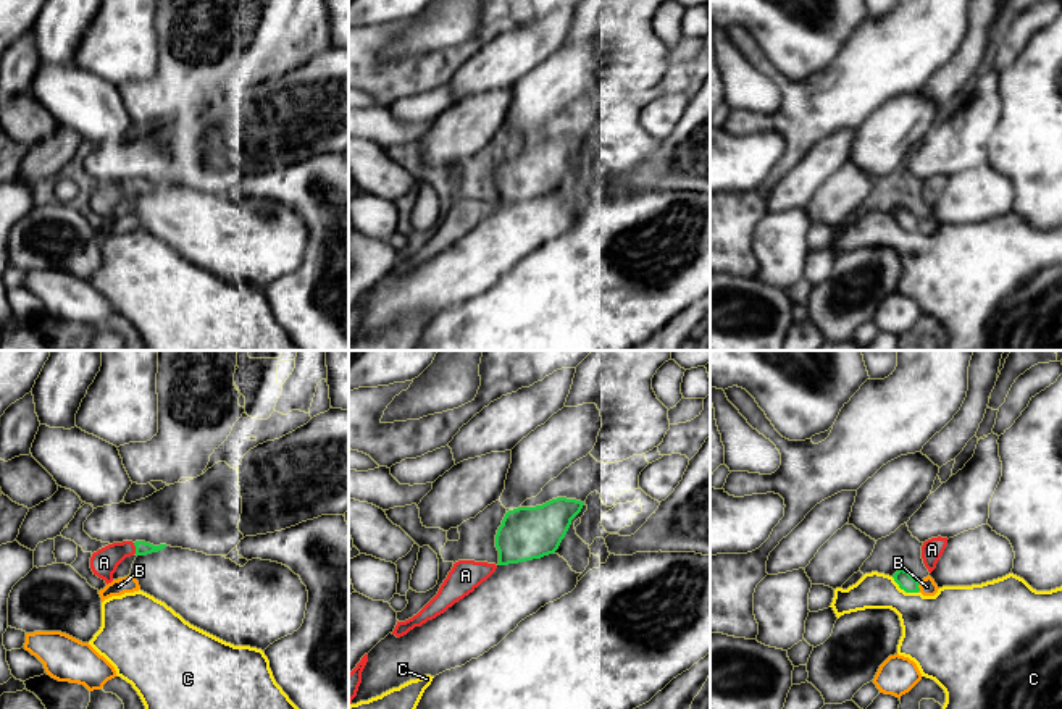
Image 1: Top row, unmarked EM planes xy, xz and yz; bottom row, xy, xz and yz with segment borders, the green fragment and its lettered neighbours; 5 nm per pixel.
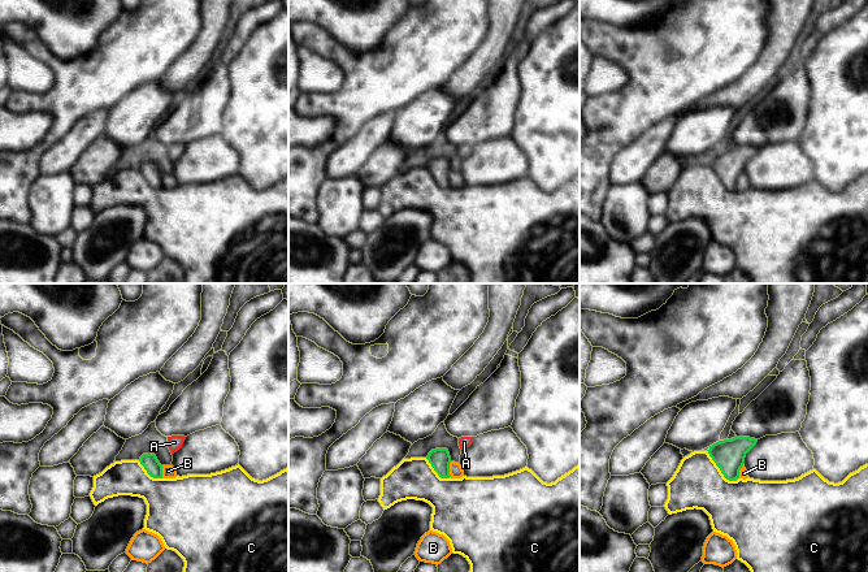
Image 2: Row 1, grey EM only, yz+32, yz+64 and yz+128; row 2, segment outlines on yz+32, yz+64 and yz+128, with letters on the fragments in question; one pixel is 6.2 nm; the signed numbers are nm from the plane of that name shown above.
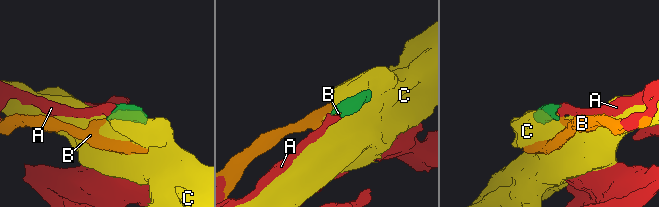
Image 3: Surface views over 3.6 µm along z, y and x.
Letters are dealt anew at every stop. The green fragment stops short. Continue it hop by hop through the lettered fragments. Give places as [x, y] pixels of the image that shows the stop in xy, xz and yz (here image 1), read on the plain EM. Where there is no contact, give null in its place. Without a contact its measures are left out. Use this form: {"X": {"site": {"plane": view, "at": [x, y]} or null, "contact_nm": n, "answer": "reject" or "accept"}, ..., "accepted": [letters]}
{"A": {"site": {"plane": "xy", "at": [136, 186]}, "contact_nm": 60, "answer": "accept"}, "B": {"site": {"plane": "yz", "at": [919, 222]}, "contact_nm": 60, "answer": "reject"}, "C": {"site": {"plane": "yz", "at": [904, 228]}, "contact_nm": 160, "answer": "reject"}, "accepted": ["A"]}

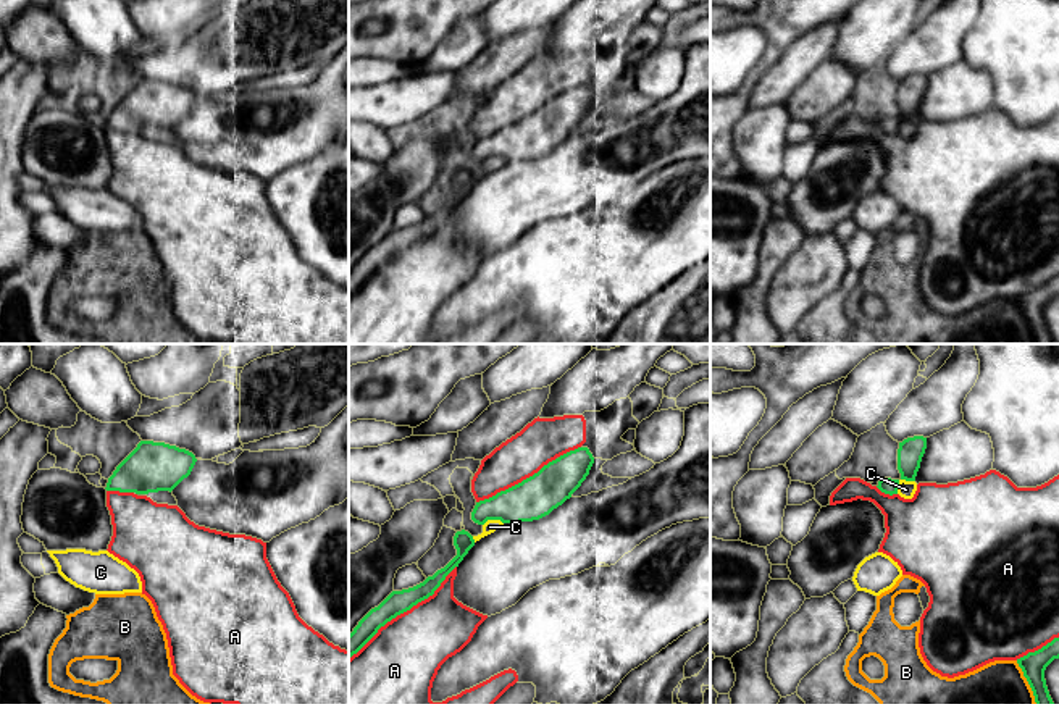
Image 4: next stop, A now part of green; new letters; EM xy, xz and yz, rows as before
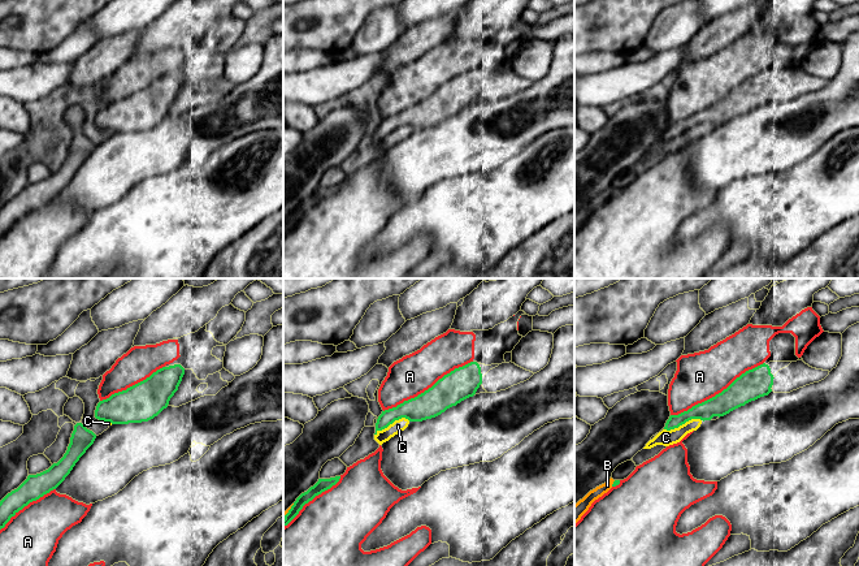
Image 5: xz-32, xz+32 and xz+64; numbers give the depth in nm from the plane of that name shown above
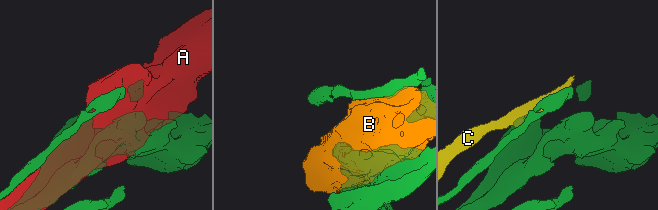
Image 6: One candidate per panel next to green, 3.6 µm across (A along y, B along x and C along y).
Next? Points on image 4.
{"A": {"site": {"plane": "xz", "at": [404, 249]}, "contact_nm": 700, "answer": "reject"}, "B": {"site": {"plane": "yz", "at": [1029, 322]}, "contact_nm": 240, "answer": "reject"}, "C": {"site": {"plane": "yz", "at": [901, 117]}, "contact_nm": 120, "answer": "reject"}, "accepted": []}

